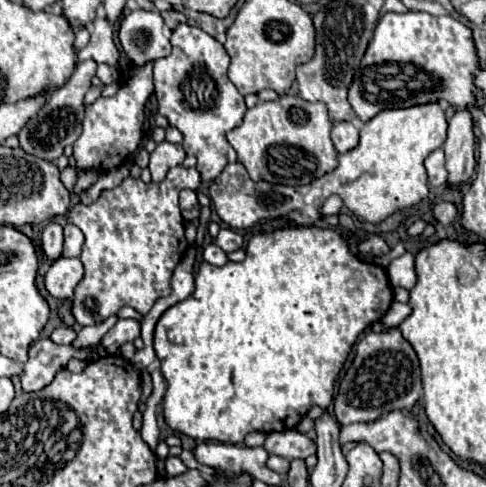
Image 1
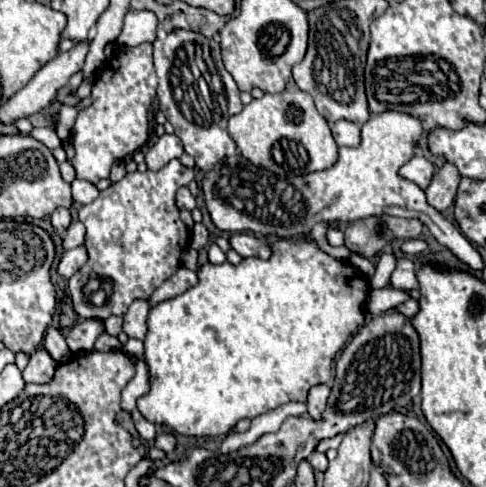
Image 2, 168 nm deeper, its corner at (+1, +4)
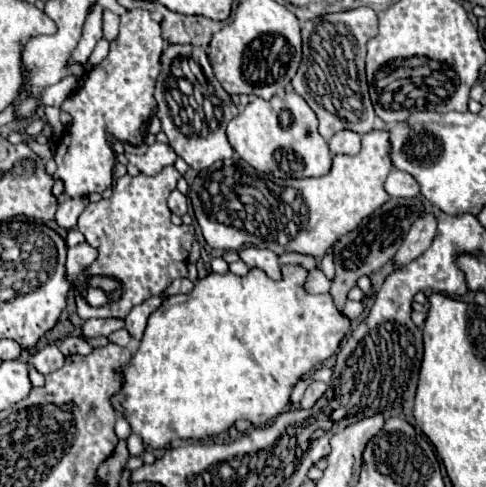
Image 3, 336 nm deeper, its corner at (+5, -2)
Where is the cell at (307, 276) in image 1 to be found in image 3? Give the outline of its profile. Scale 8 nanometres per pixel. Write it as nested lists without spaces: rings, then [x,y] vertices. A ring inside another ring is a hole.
[[[284,266],[282,280],[268,278],[252,268],[248,276],[208,274],[198,280],[190,294],[168,296],[150,316],[138,352],[120,368],[122,388],[112,396],[112,408],[122,414],[132,434],[138,434],[150,448],[166,448],[174,438],[204,440],[226,432],[236,420],[250,420],[264,426],[284,412],[294,384],[316,364],[330,358],[346,332],[350,320],[342,316],[330,294],[312,296],[302,290],[306,278],[302,266]]]

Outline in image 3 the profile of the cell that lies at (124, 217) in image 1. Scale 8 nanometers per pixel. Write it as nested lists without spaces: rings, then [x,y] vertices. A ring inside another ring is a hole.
[[[166,166],[156,176],[122,176],[116,180],[110,198],[100,202],[90,202],[78,218],[78,230],[86,236],[94,248],[98,248],[98,258],[88,266],[90,276],[112,276],[122,282],[122,298],[118,302],[94,308],[86,302],[82,286],[74,286],[78,316],[88,318],[126,318],[126,314],[146,302],[146,298],[162,294],[172,280],[186,278],[186,262],[194,242],[194,226],[174,226],[170,222],[170,208],[166,204],[170,192],[176,188],[180,172],[174,166]]]

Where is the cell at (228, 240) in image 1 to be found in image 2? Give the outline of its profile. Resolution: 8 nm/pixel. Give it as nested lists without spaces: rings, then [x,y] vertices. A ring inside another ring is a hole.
[[[232,234],[228,238],[228,242],[242,258],[246,258],[246,256],[266,258],[266,256],[270,256],[270,246],[262,240],[258,240],[256,236],[252,236],[252,234]]]

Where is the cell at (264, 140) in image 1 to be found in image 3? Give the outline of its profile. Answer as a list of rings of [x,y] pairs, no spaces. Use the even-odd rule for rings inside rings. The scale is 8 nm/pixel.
[[[296,92],[270,100],[252,96],[250,104],[228,124],[226,136],[242,160],[276,178],[324,176],[332,164],[328,142],[318,132],[318,118]]]

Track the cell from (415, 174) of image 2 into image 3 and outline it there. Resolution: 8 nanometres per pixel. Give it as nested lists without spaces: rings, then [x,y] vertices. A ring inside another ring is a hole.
[[[392,170],[384,182],[384,190],[390,196],[400,196],[400,198],[416,198],[418,196],[418,184],[410,174],[402,170]]]

